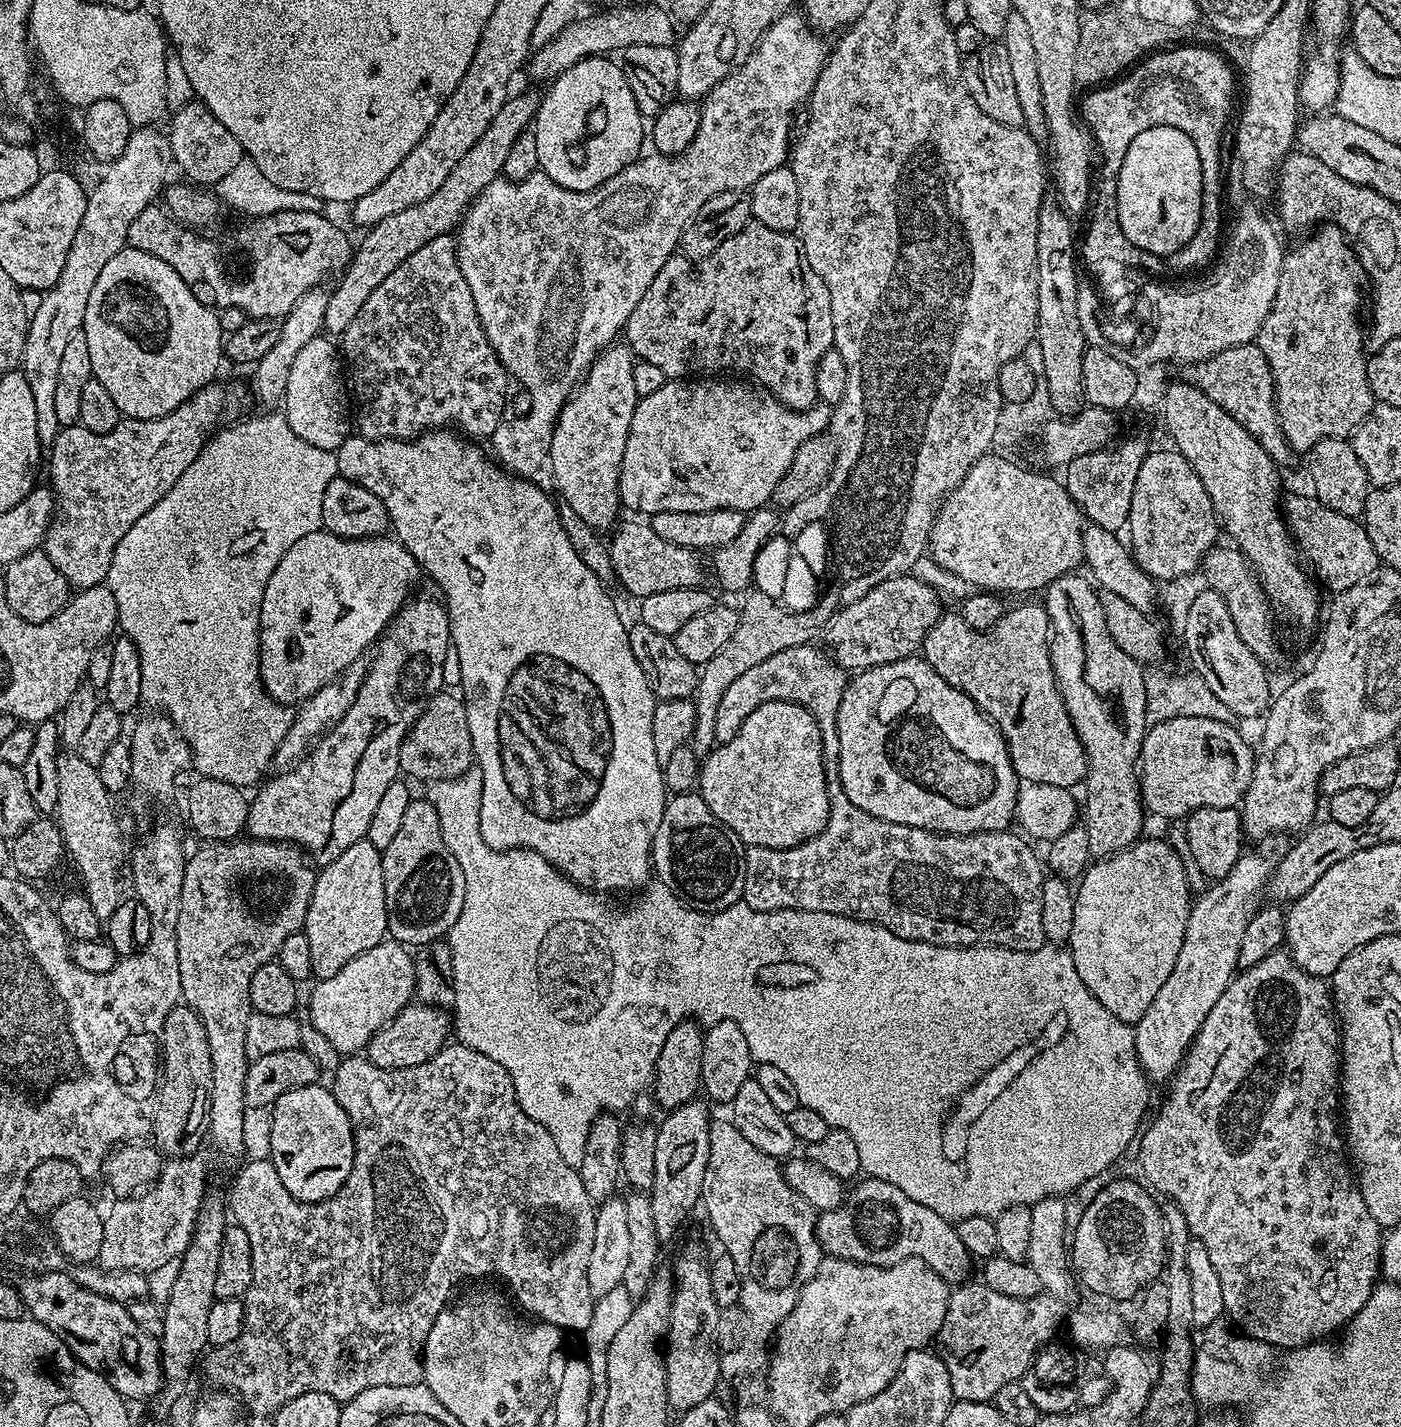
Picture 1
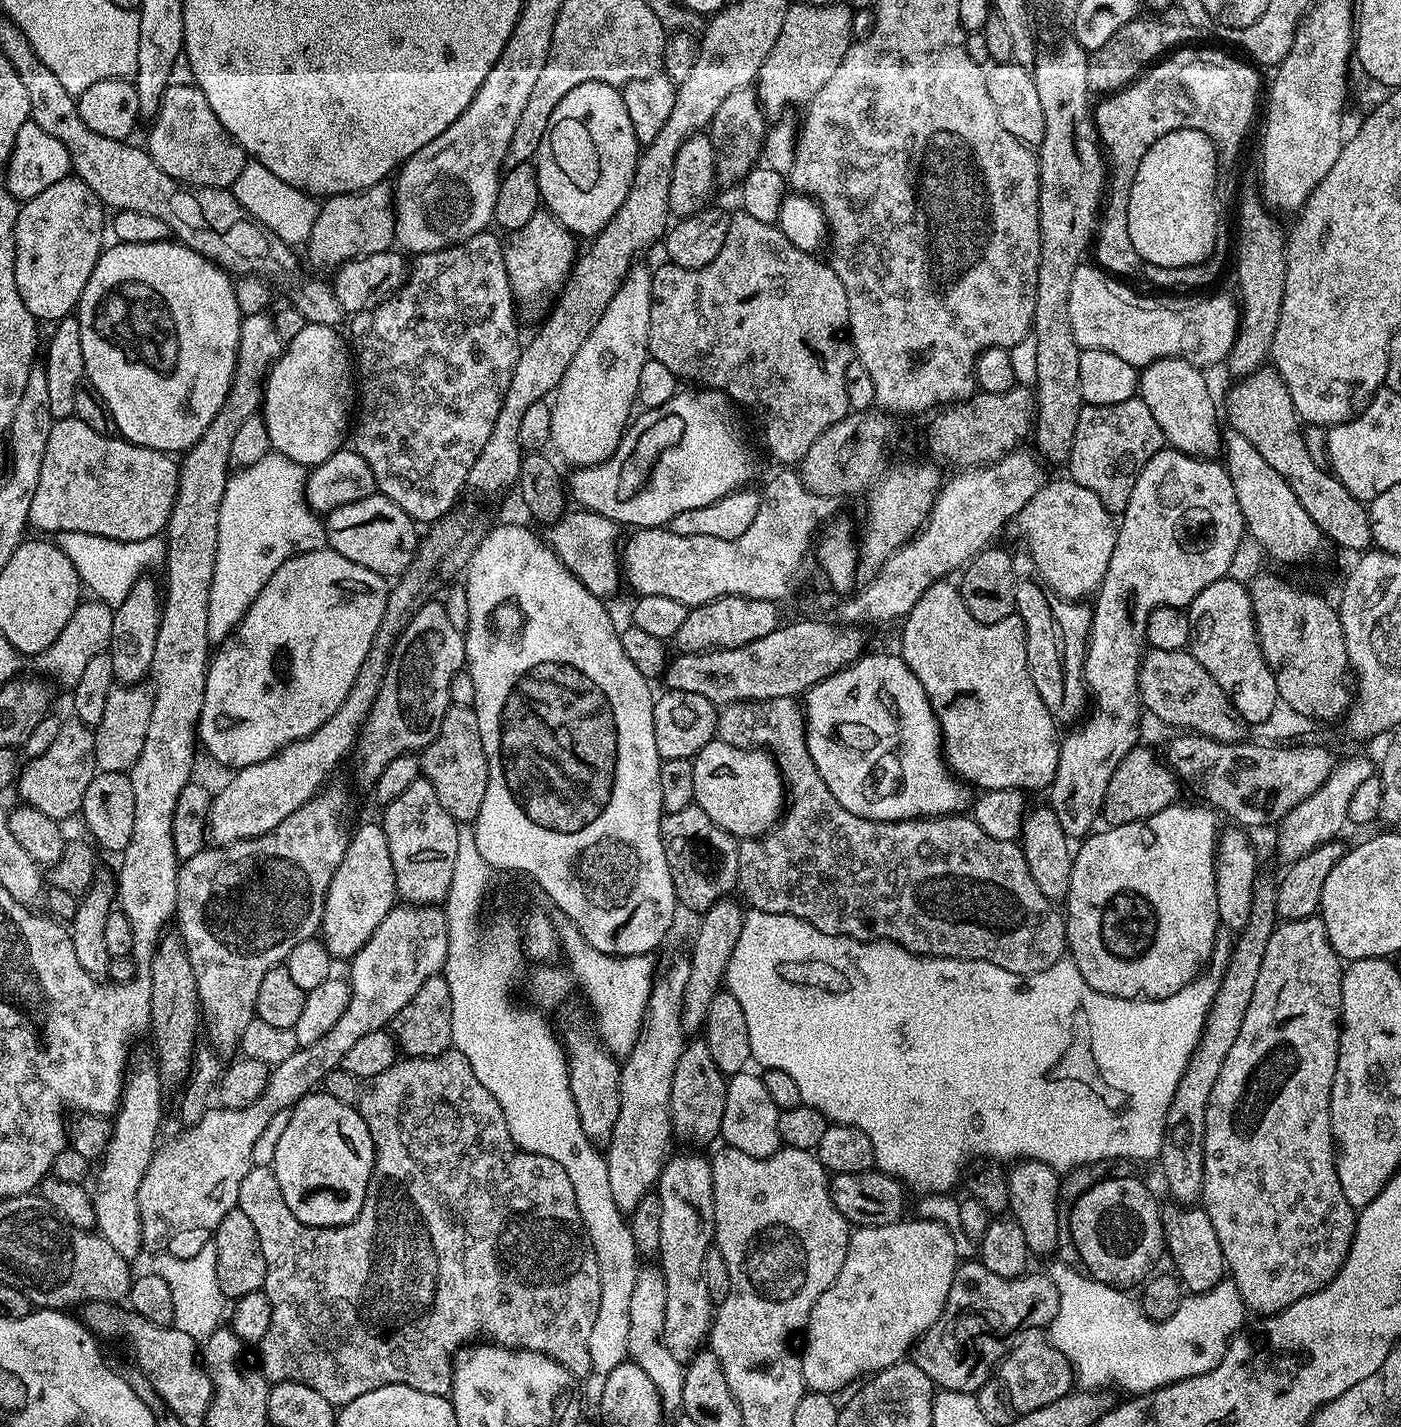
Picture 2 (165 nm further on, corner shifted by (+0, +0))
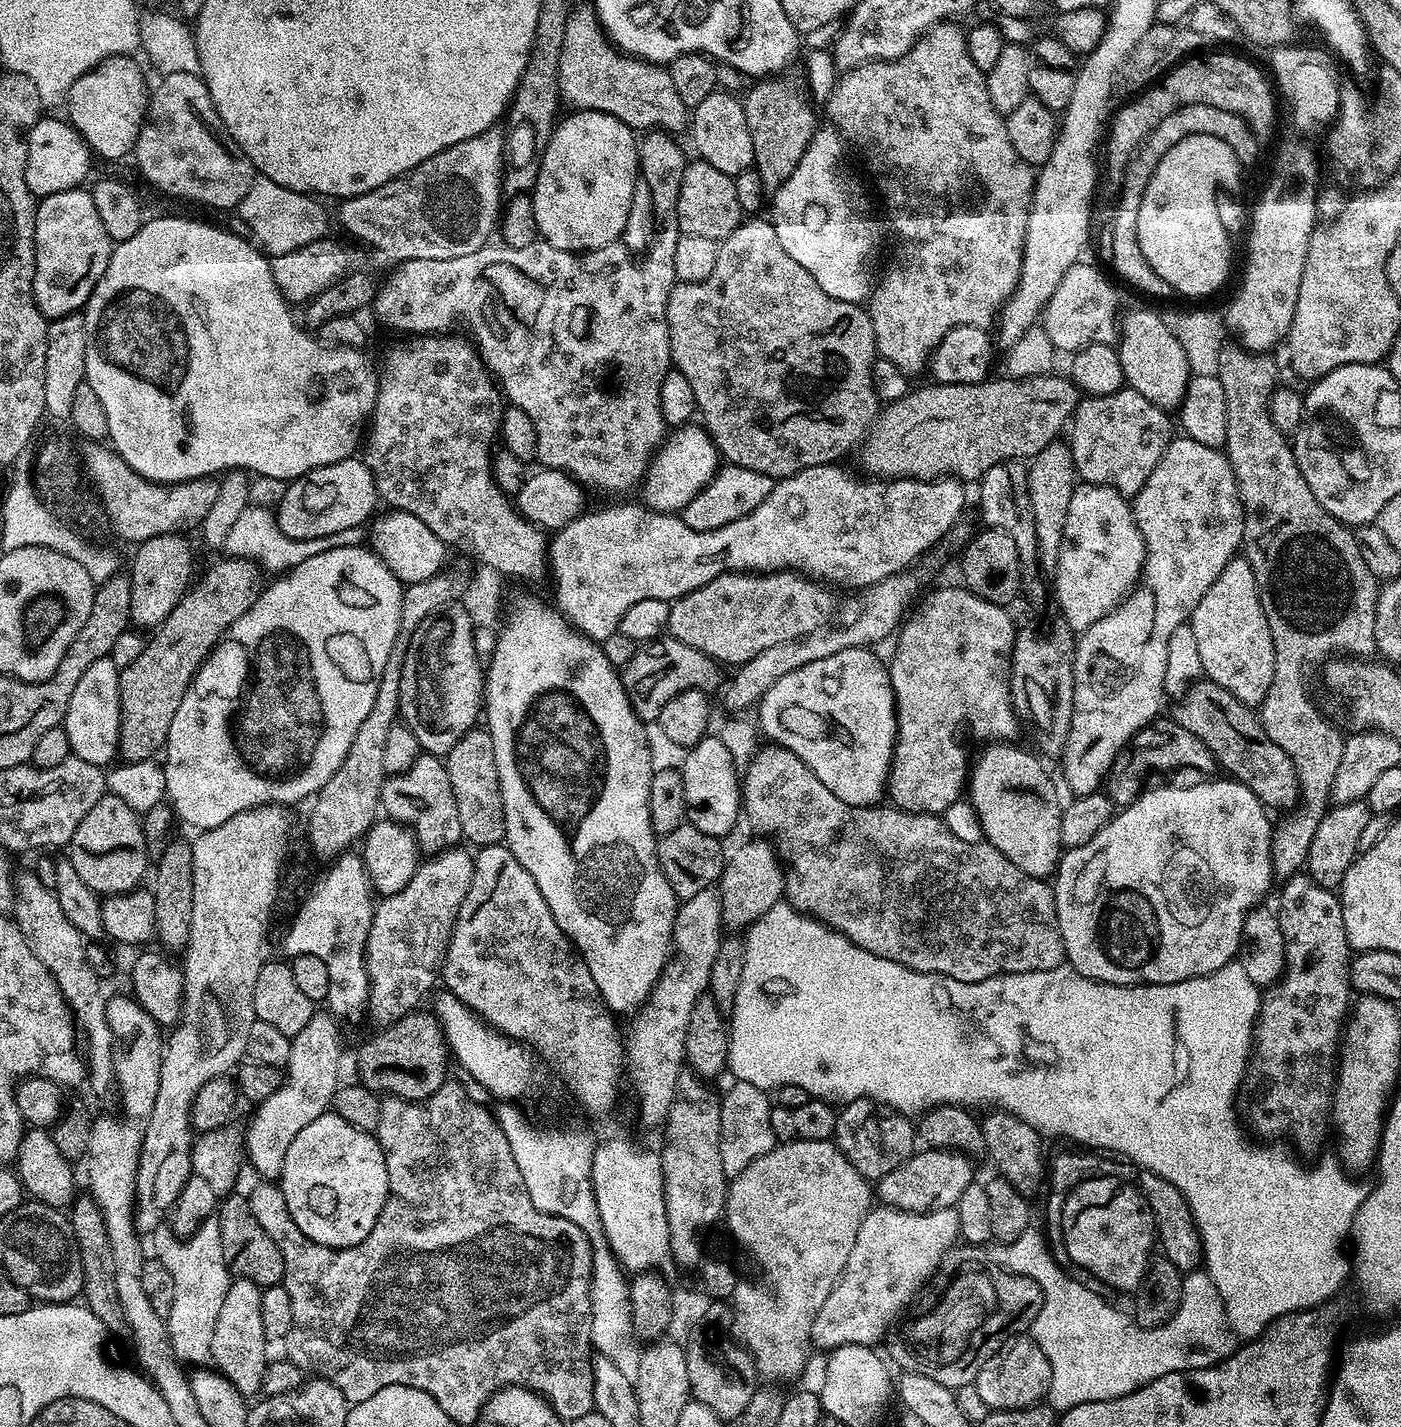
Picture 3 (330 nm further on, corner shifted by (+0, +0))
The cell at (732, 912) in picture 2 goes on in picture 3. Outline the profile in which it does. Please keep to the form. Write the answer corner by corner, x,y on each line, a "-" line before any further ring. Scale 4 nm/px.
752,839
756,840
746,841
741,848
736,848
733,852
731,849
718,881
724,928
728,930
746,930
759,916
766,914
770,906
785,899
784,865
777,849
767,839

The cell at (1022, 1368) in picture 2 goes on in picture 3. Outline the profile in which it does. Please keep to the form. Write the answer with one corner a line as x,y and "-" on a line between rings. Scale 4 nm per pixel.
1031,1335
1013,1336
980,1367
976,1375
978,1395
986,1402
989,1410
1018,1410
1039,1404
1048,1395
1048,1387
1052,1385
1050,1362
1046,1362
1046,1354
1033,1340

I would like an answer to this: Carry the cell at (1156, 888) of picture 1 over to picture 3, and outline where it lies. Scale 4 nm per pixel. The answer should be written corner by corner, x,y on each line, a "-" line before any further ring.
1200,778
1197,784
1168,784
1165,788
1152,788
1140,793
1133,804
1121,807
1119,811
1113,815
1109,824
1102,830
1098,830
1098,834
1094,834
1094,838
1090,838
1090,842
1086,842
1086,846
1078,846
1077,848
1067,849
1060,857
1060,864
1056,867
1054,873
1054,887
1052,893
1056,899
1056,913
1058,914
1058,926
1060,933
1064,939
1064,954
1067,963
1071,967
1077,968
1082,974
1086,974
1086,978
1091,980
1100,980
1103,984
1173,984
1174,982
1182,982
1190,978
1198,978
1199,976
1209,976
1218,970
1222,970
1222,966
1233,963
1237,959
1240,950
1240,939
1242,938
1242,926
1246,922
1248,913
1251,909
1257,907
1261,903
1260,900
1274,885
1274,877
1272,875
1272,830
1273,821
1268,821
1269,813
1264,807
1254,790
1250,790
1239,780
1231,778
1223,778
1224,780
1208,780
1212,778

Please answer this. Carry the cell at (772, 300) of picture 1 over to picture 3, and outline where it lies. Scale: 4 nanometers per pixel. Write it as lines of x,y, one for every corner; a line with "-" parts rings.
760,218
745,219
736,227
734,234
730,234
725,240
719,241
718,262
714,266
710,278
706,278
702,282
694,282
693,284
677,283
676,287
672,289
672,293
668,299
668,305
666,306
666,322
668,323
668,333
670,334
670,354
672,355
675,371
686,374
686,382
690,382
690,386
694,390
696,407
699,415
701,417
704,415
705,422
703,421
703,423
706,425
707,431
712,437
712,441
716,443
717,453
729,464
737,464
746,470
758,470
758,474
766,474
767,476
771,476
773,481
777,481
783,480
786,476
793,476
794,473
806,470
810,466
822,466
823,464
835,464
843,461
843,456
846,455
852,447
853,451
857,446
863,444
864,437
872,431
882,411
882,401
880,395
876,393
876,385
872,379
872,367
878,358
878,353
876,350
876,339
874,338
874,326
872,325
872,320
869,318
867,311
859,304
851,304
850,302
842,302
838,298
830,298
830,294
826,294
826,290
822,290
822,286
818,286
818,282
814,282
814,278
810,278
808,271
804,267
798,266
798,262
794,262
794,258
790,258
790,254
786,254
786,249
783,248
782,242
778,242
778,234
774,230
771,219
756,219

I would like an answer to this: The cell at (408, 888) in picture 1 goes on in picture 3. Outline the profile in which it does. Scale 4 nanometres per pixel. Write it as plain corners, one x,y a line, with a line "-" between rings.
422,754
410,770
388,776
382,786
380,803
391,819
404,825
415,836
416,847
421,853
439,854
445,848
461,843
462,822
458,818
458,806
454,803
454,790
450,790
450,774
446,774
441,757

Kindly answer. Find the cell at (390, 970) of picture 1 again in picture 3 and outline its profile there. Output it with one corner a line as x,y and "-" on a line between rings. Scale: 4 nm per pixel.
313,1011
310,1022
298,1034
291,1036
290,1058
286,1065
284,1085
270,1094
261,1104
255,1105
256,1113
248,1124
248,1132
243,1133
242,1148
246,1160
252,1163
257,1177
268,1182
279,1181
282,1162
290,1142
305,1126
310,1126
314,1118
329,1111
336,1089
342,1083
340,1077
340,1032
337,1021
327,1011

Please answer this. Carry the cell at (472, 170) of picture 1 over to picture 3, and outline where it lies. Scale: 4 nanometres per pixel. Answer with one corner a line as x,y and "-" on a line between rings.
573,7
566,22
566,38
562,38
562,52
558,62
558,76
556,82
560,87
560,98
565,105
569,104
572,110
591,110
605,112
618,118
624,125
633,130
659,130
669,134
680,134
690,124
690,110
678,98
678,90
674,90
674,81
671,80
667,67
658,64
649,64
639,56
622,54
615,44
611,43
604,34
595,7

